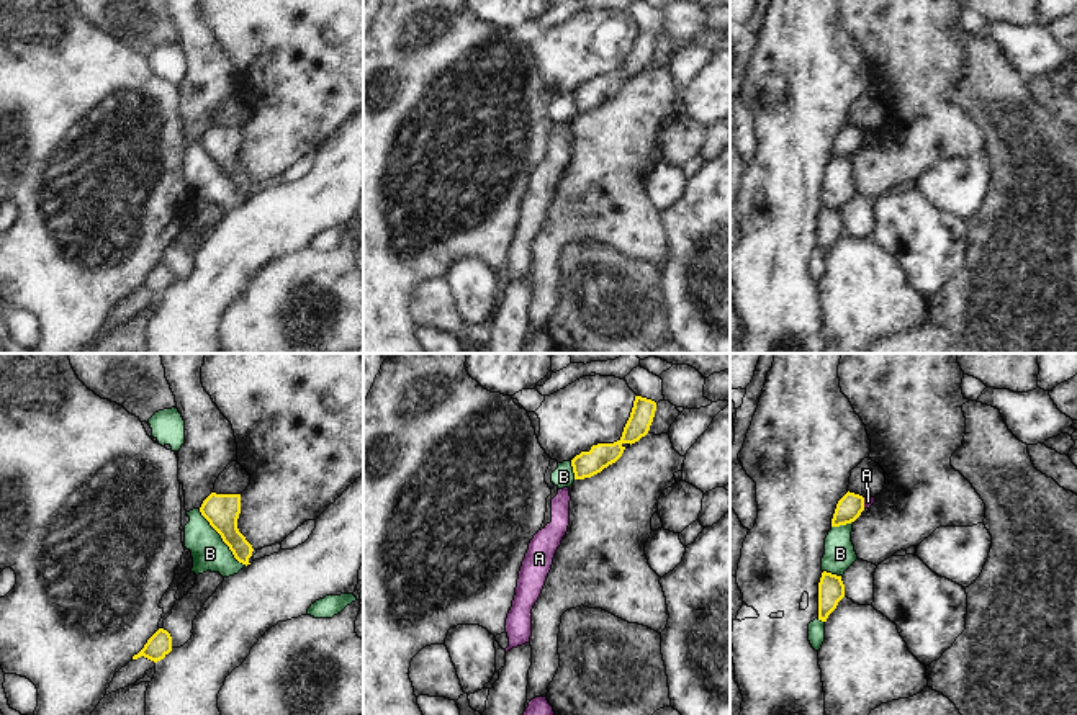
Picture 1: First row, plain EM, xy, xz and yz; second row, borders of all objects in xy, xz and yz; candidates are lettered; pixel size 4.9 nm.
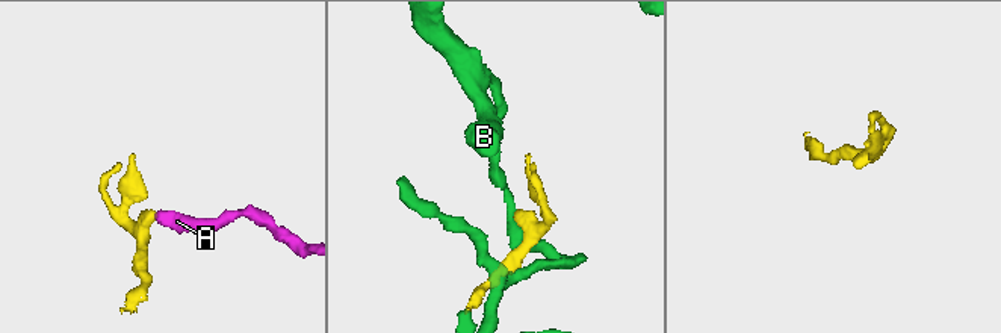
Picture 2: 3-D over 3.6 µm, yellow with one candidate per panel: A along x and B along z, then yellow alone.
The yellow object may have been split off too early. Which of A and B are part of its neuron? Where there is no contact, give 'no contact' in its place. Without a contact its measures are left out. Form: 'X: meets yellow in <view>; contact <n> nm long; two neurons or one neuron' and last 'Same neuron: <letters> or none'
A: meets yellow in yz; contact 60 nm long; two neurons
B: meets yellow in xy; contact 360 nm long; two neurons
Same neuron: none

